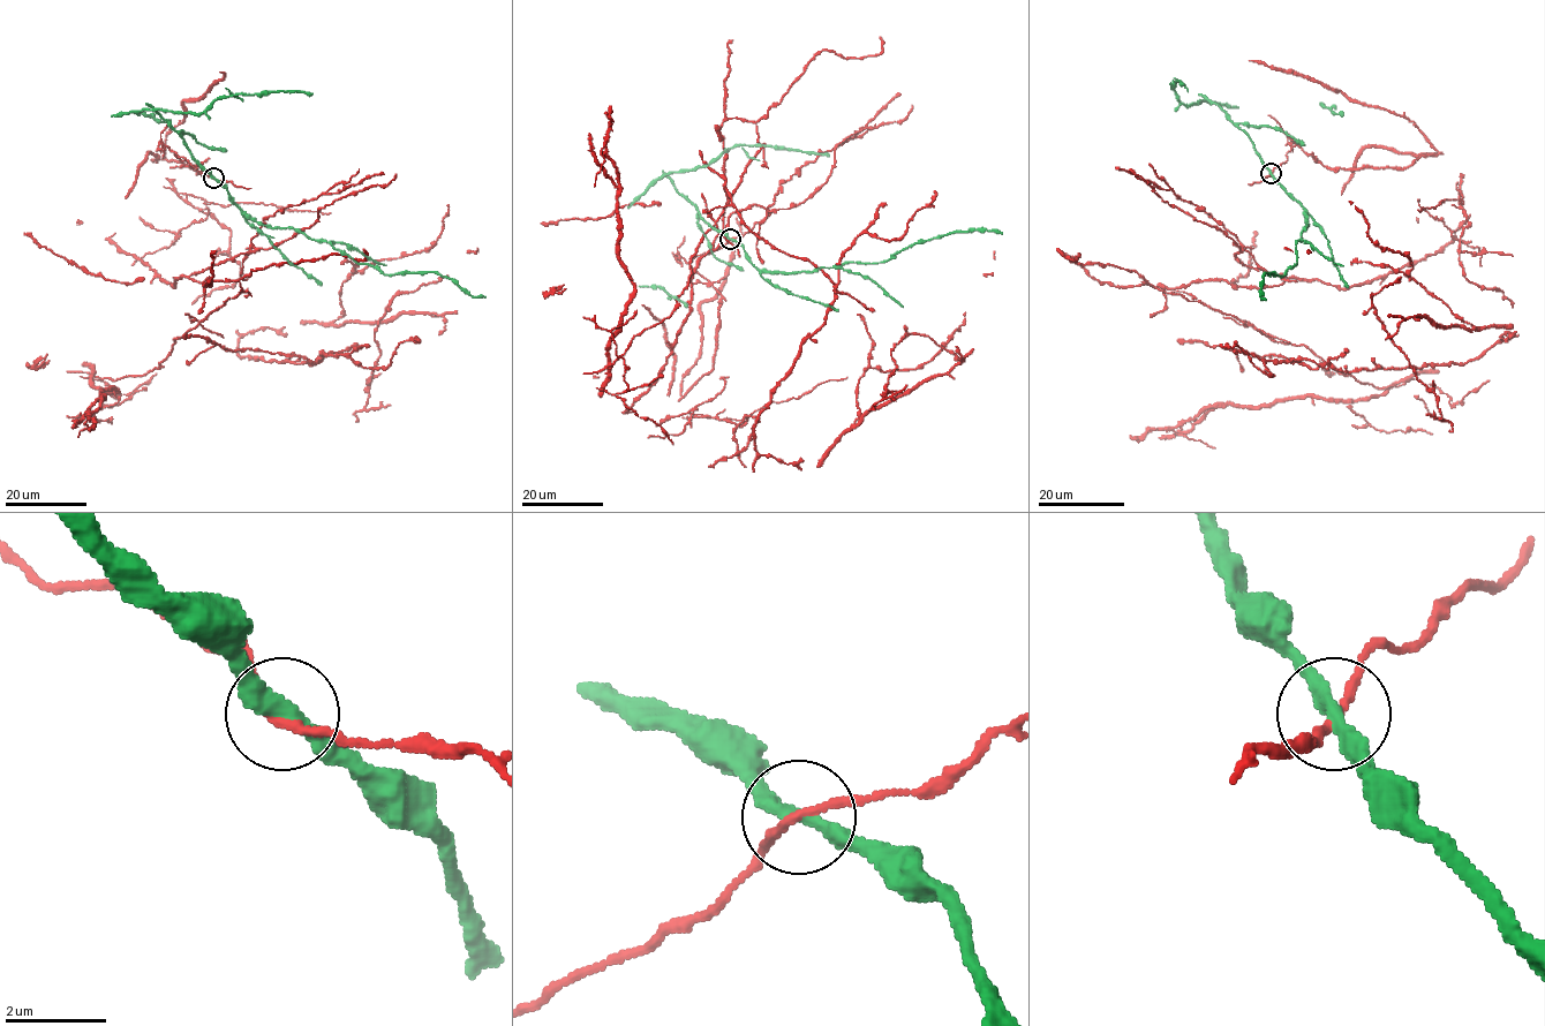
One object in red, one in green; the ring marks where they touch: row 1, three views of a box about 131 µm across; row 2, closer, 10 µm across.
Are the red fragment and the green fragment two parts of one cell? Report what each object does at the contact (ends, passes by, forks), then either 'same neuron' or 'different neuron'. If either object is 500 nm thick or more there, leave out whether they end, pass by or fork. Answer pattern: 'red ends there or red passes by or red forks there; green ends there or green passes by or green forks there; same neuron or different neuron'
red passes by; green passes by; same neuron

